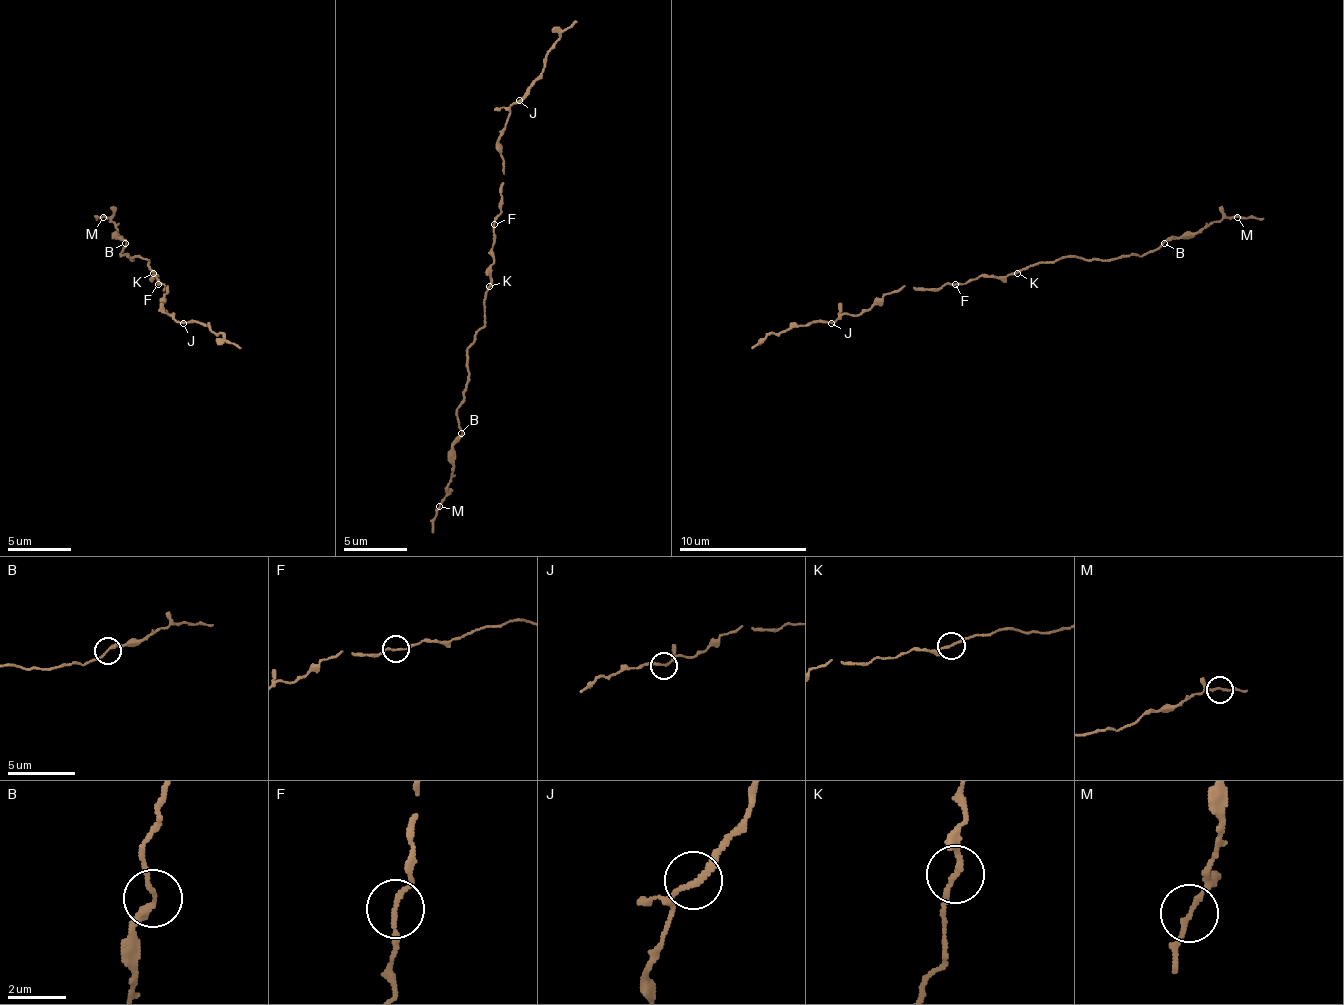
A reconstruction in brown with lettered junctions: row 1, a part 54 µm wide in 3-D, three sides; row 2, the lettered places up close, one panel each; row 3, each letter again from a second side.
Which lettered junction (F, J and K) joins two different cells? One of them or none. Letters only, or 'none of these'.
none of these

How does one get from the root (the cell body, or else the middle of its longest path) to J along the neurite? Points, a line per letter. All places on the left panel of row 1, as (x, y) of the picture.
J: (154, 275), (157, 275), (157, 285), (167, 288), (164, 307), (183, 323)

